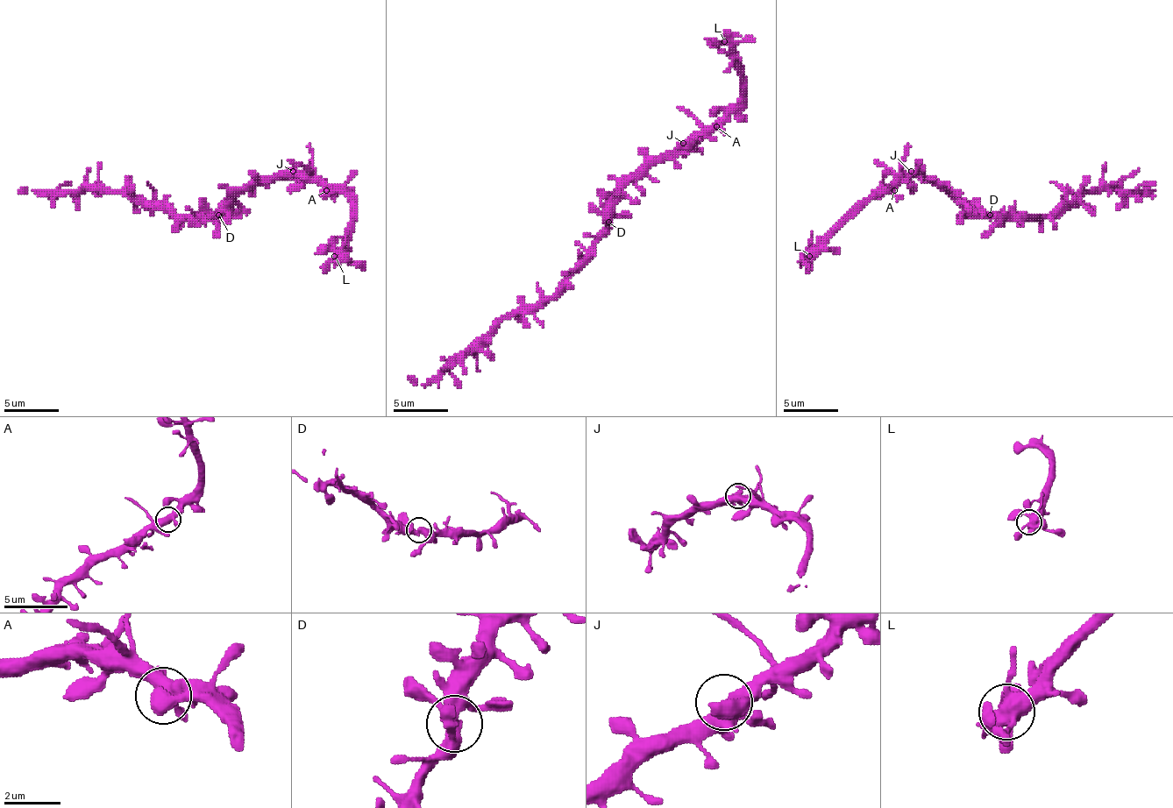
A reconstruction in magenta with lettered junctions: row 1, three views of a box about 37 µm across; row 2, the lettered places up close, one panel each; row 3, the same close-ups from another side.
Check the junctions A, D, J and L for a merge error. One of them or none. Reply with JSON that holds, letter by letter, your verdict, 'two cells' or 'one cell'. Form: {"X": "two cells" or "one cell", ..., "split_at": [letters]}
{"A": "one cell", "D": "one cell", "J": "one cell", "L": "one cell", "split_at": []}

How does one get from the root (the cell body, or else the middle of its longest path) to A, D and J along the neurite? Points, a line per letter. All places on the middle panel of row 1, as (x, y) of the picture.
A: (606, 206), (652, 165), (675, 159), (700, 135), (707, 135), (716, 126)
D: (606, 206), (606, 220), (608, 223)
J: (606, 206), (630, 181), (636, 181), (652, 165), (664, 162), (683, 143)

